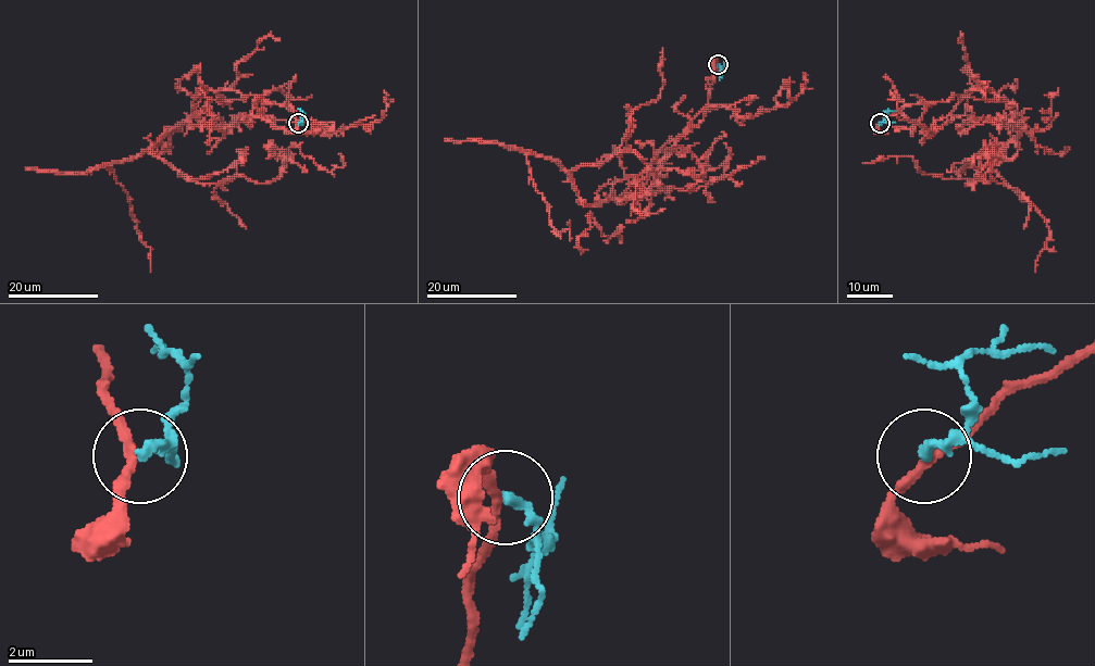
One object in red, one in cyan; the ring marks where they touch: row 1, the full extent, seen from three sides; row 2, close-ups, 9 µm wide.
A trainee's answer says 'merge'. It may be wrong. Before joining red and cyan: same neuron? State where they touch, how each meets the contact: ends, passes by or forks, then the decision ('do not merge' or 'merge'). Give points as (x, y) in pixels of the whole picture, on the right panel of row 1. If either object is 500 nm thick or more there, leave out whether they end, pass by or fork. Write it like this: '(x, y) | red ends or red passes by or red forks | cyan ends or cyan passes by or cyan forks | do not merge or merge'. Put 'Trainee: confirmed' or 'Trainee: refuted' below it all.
(880, 123) | red passes by | cyan ends | do not merge
Trainee: refuted

